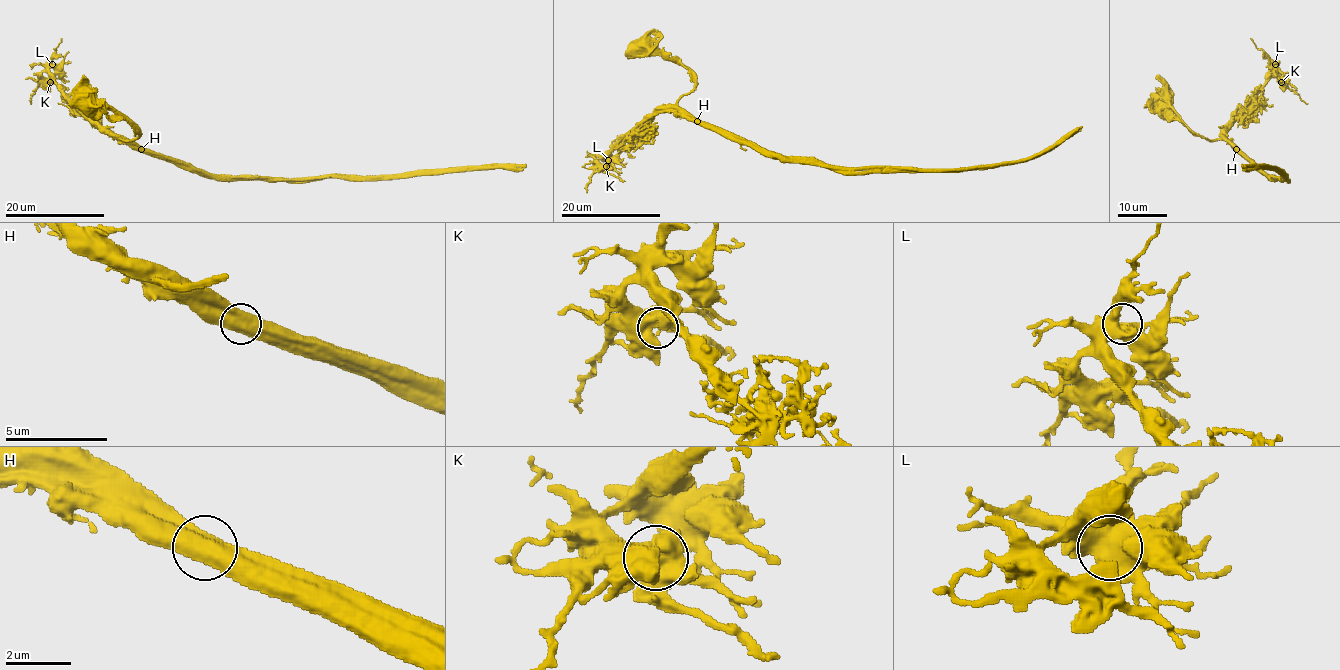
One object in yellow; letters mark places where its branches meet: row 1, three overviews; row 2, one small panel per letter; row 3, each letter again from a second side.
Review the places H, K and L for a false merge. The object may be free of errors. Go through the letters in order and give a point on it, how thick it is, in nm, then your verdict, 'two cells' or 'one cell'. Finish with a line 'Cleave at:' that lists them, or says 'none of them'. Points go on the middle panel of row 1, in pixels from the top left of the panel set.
H: (697, 121) | 750 nm | two cells
K: (606, 166) | 600 nm | one cell
L: (608, 160) | 600 nm | one cell
Cleave at: H

